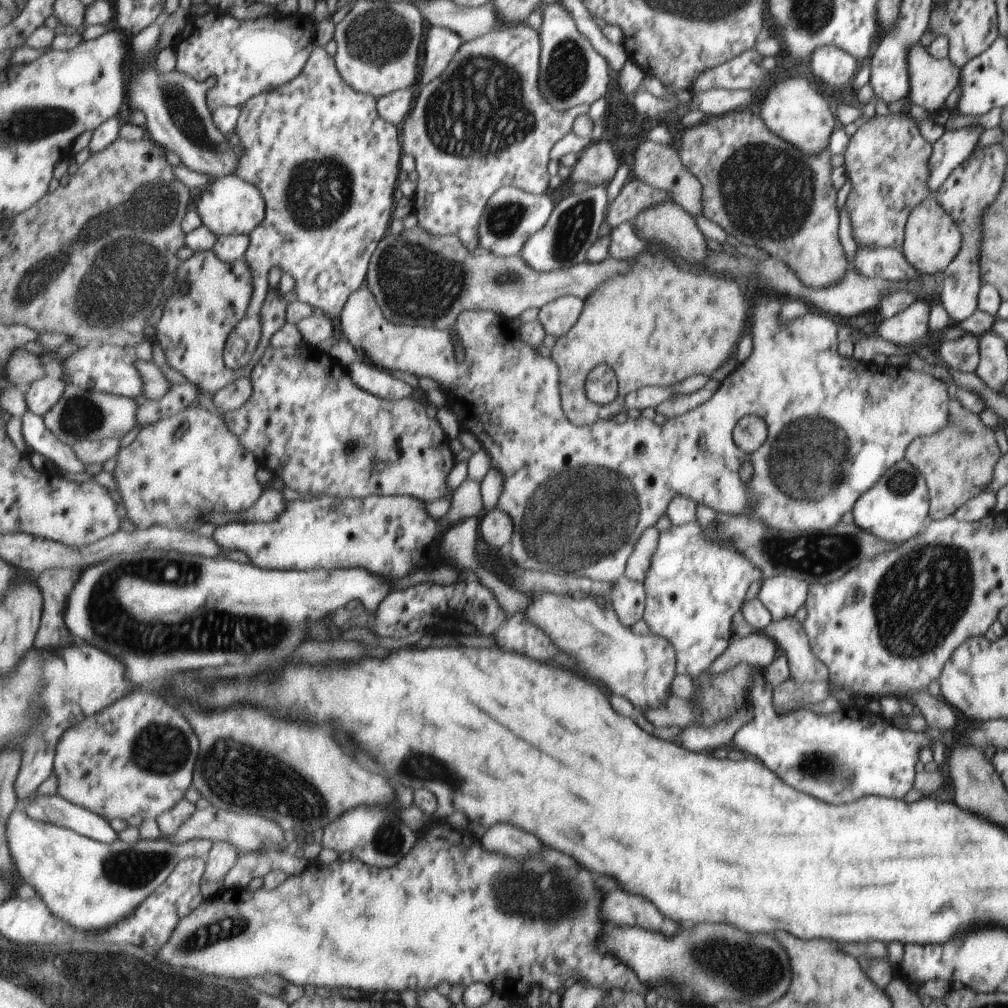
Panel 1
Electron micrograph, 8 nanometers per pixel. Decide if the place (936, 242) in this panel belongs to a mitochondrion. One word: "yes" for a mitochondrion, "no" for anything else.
no

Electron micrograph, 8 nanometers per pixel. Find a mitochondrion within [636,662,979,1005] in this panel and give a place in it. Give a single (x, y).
(754, 971)

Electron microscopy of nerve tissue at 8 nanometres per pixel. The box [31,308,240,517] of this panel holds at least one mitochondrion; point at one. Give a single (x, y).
(81, 415)

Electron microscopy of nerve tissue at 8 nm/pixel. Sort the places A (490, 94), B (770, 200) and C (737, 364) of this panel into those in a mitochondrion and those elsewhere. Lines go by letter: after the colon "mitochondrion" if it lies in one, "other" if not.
A: mitochondrion
B: mitochondrion
C: other

